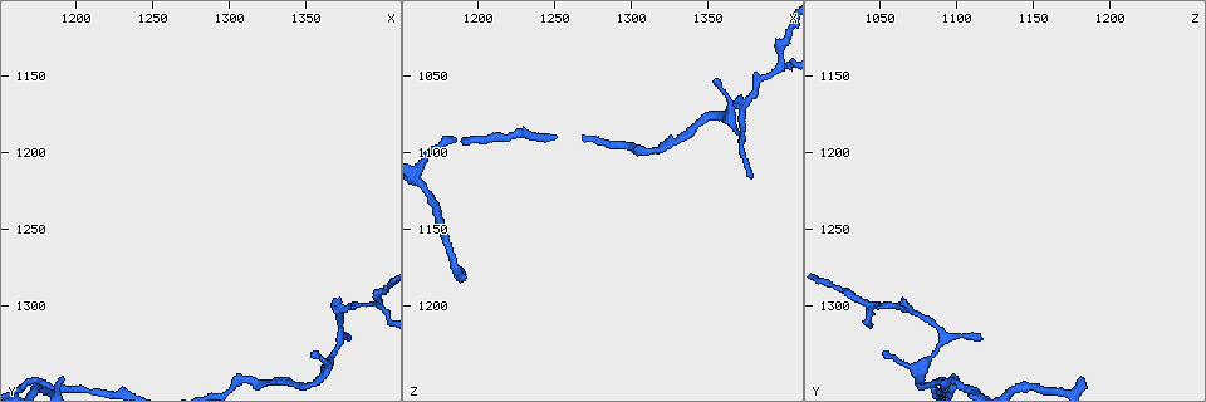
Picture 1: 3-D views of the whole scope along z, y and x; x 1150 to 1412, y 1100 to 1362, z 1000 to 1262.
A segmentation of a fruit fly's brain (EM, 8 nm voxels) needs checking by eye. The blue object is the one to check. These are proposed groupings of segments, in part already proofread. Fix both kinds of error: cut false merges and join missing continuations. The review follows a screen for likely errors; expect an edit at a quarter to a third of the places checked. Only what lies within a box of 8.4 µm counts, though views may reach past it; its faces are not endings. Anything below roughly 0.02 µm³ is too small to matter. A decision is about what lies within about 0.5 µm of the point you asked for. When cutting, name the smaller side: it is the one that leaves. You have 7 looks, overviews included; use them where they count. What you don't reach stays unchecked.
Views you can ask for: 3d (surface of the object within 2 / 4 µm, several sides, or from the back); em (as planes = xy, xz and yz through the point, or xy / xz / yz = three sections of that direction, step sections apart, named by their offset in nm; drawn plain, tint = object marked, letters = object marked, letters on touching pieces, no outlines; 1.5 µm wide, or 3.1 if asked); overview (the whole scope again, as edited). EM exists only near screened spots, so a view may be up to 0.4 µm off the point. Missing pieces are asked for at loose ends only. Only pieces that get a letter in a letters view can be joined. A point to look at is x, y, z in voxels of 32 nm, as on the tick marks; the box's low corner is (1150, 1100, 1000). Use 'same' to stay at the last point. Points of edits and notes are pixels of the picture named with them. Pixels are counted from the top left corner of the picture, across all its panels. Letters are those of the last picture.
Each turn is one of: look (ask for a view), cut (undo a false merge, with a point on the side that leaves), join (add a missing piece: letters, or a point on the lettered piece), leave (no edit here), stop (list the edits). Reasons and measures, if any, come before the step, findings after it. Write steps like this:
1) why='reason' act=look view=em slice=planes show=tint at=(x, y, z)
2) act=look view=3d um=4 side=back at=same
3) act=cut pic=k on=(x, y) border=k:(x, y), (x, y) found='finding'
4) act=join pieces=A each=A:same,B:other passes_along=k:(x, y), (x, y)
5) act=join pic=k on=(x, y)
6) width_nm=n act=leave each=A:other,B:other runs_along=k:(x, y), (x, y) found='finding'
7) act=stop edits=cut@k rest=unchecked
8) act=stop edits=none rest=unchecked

why='tapers out' act=look view=3d um=2 at=(1356, 1330, 1052)

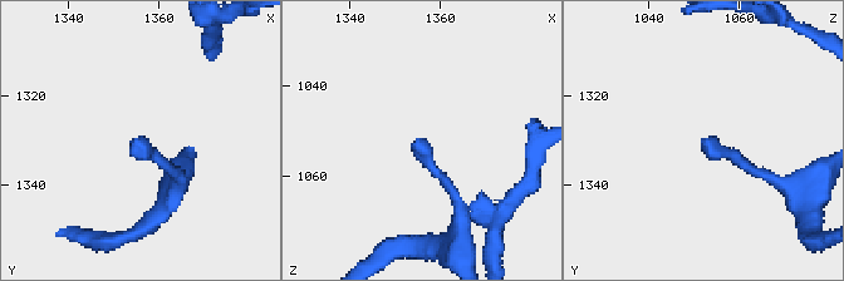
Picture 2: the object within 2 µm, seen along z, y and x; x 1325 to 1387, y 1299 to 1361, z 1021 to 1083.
why='now the EM' act=look view=em slice=planes show=letters at=(1355, 1330, 1052)

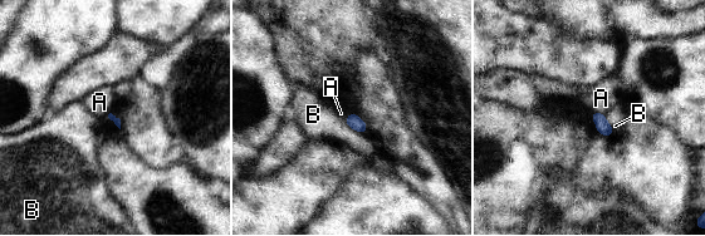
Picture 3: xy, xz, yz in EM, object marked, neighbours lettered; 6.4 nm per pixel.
act=leave each=A:other,B:other found='none of them fits'

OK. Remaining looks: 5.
why='free end' act=look view=3d um=2 side=back at=(1378, 1322, 1116)

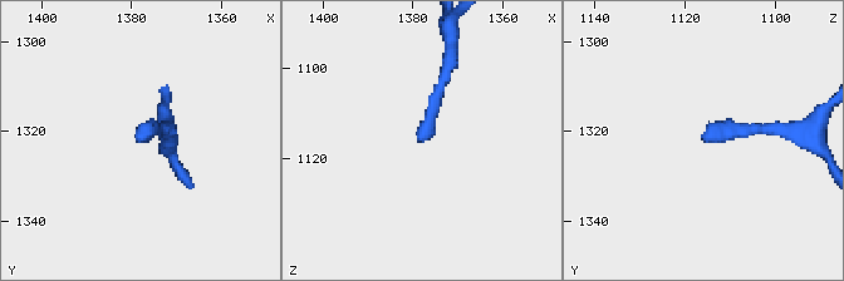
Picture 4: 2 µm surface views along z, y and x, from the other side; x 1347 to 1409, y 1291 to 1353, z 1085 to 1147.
why='need the tissue' act=look view=em slice=yz step=4 show=tint at=(1378, 1322, 1116)

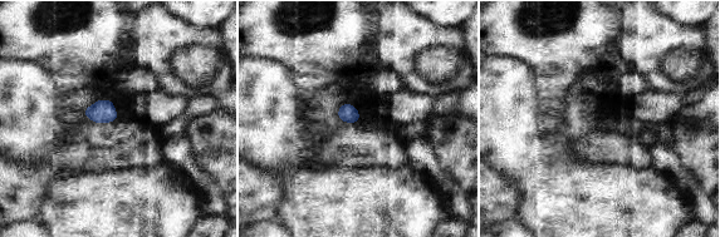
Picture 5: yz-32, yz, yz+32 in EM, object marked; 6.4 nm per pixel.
why='cut it another way' act=look view=em slice=planes show=letters at=same

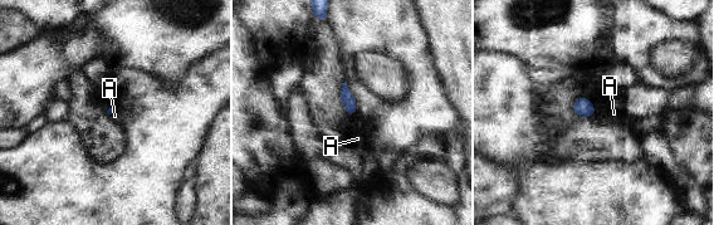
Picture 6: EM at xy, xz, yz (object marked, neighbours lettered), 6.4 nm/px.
act=leave each=A:other border=6:(596, 111), (591, 117) found='none of them fits'

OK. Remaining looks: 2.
why='long arm stops here' act=look view=em slice=planes show=tint at=(1192, 1348, 1182)

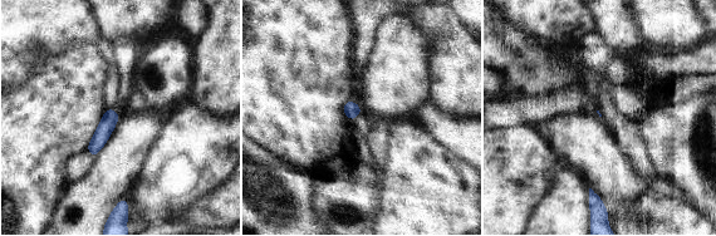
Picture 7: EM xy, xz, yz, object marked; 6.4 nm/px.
act=look view=em slice=planes show=letters at=same

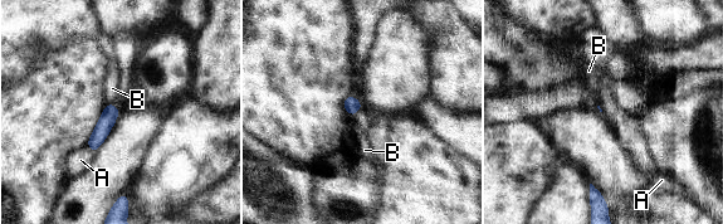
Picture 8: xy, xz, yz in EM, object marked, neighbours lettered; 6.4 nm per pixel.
act=leave each=A:other,B:other border=8:(108, 102), (112, 103) found='none of them fits'

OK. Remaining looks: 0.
act=stop edits=none rest=unchecked

